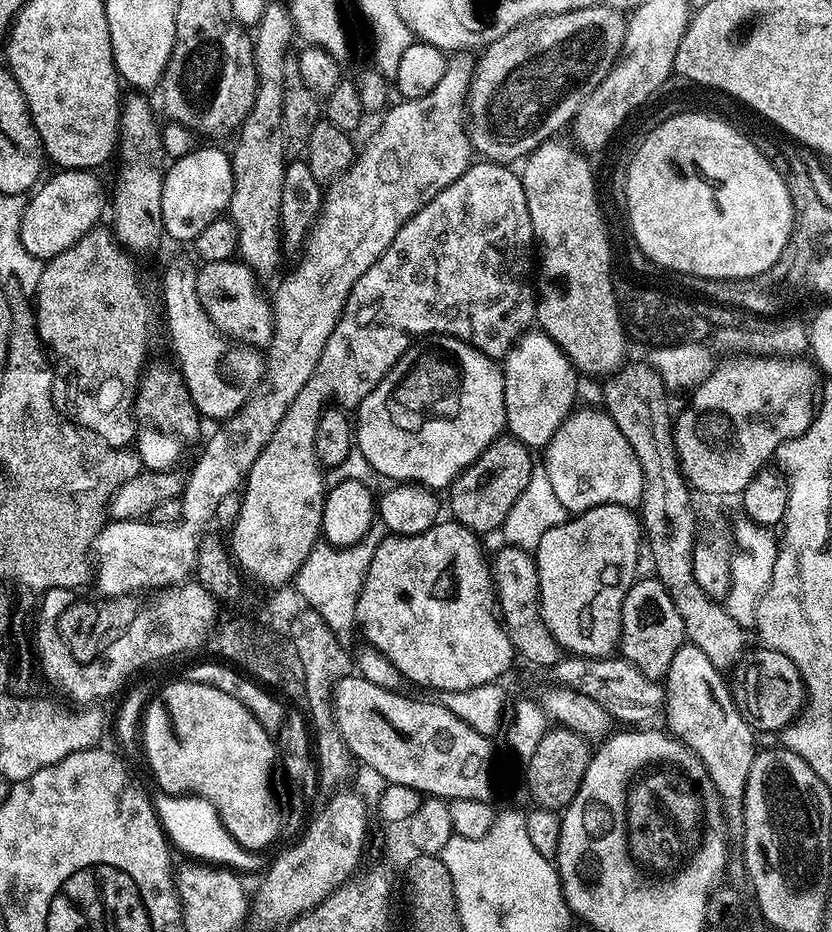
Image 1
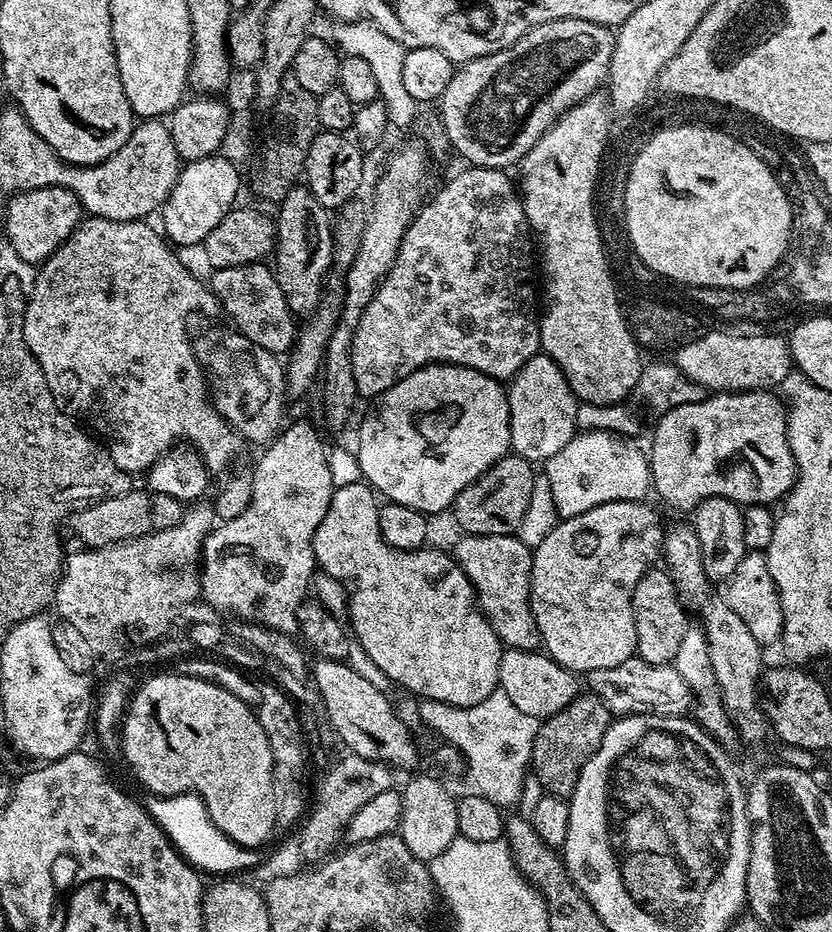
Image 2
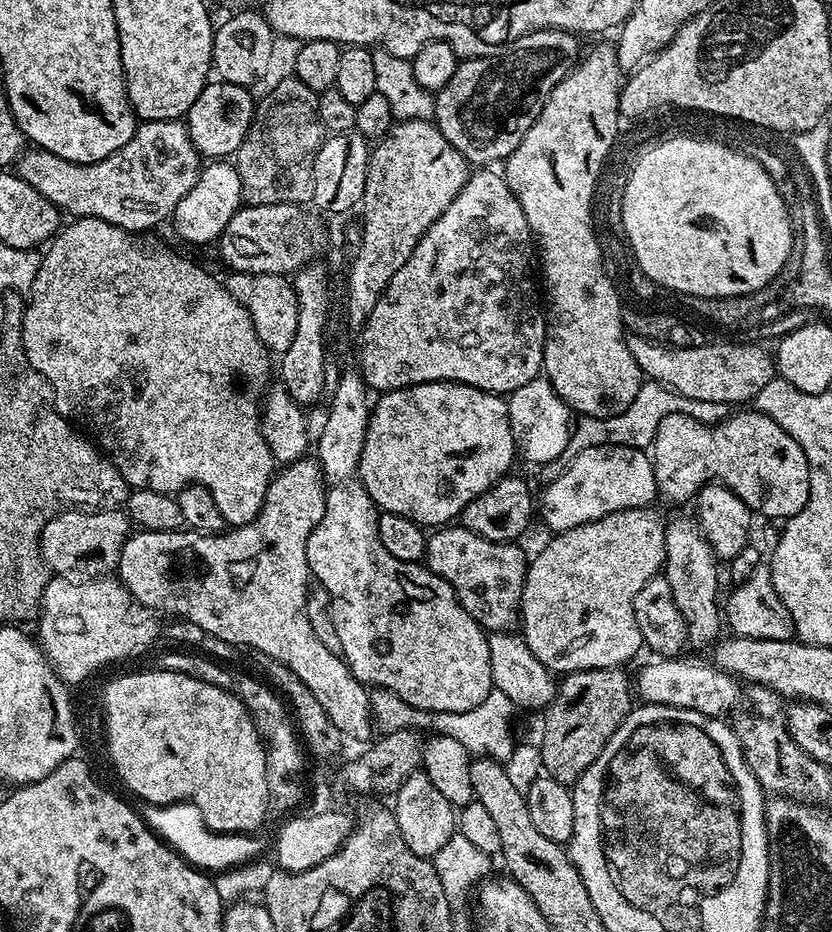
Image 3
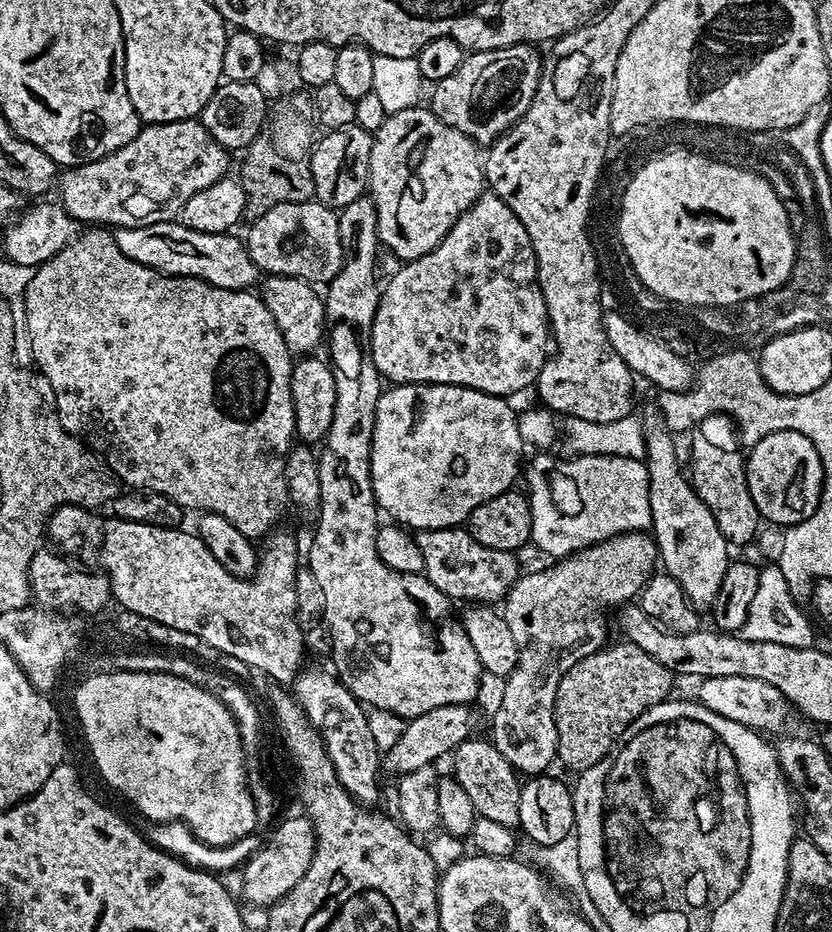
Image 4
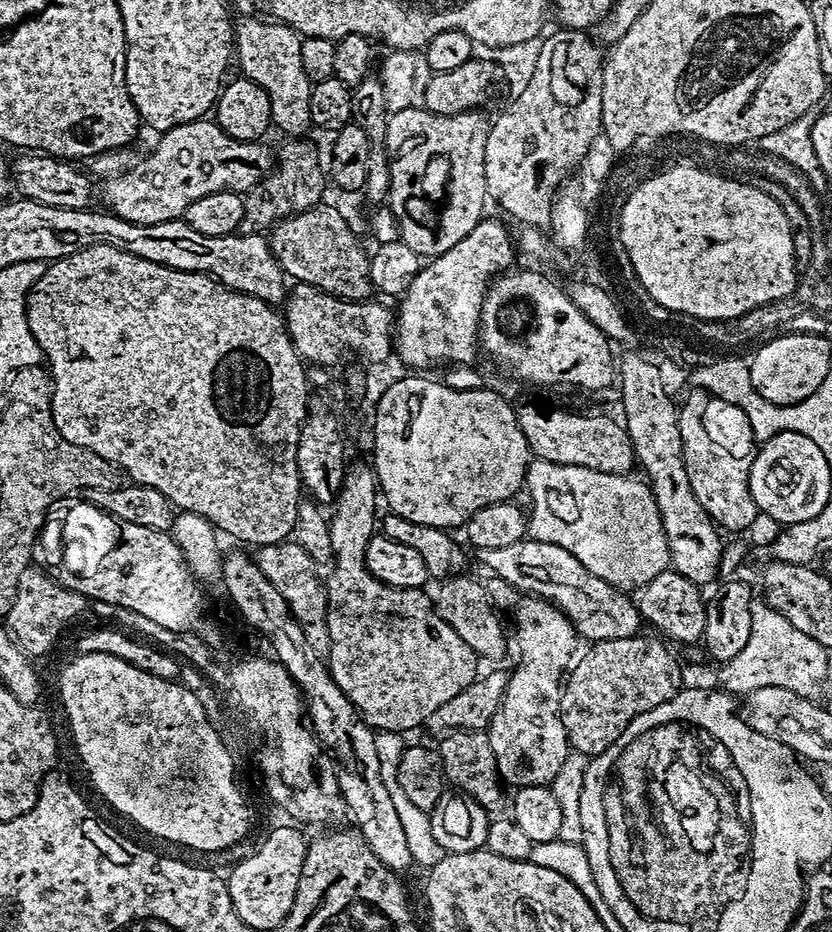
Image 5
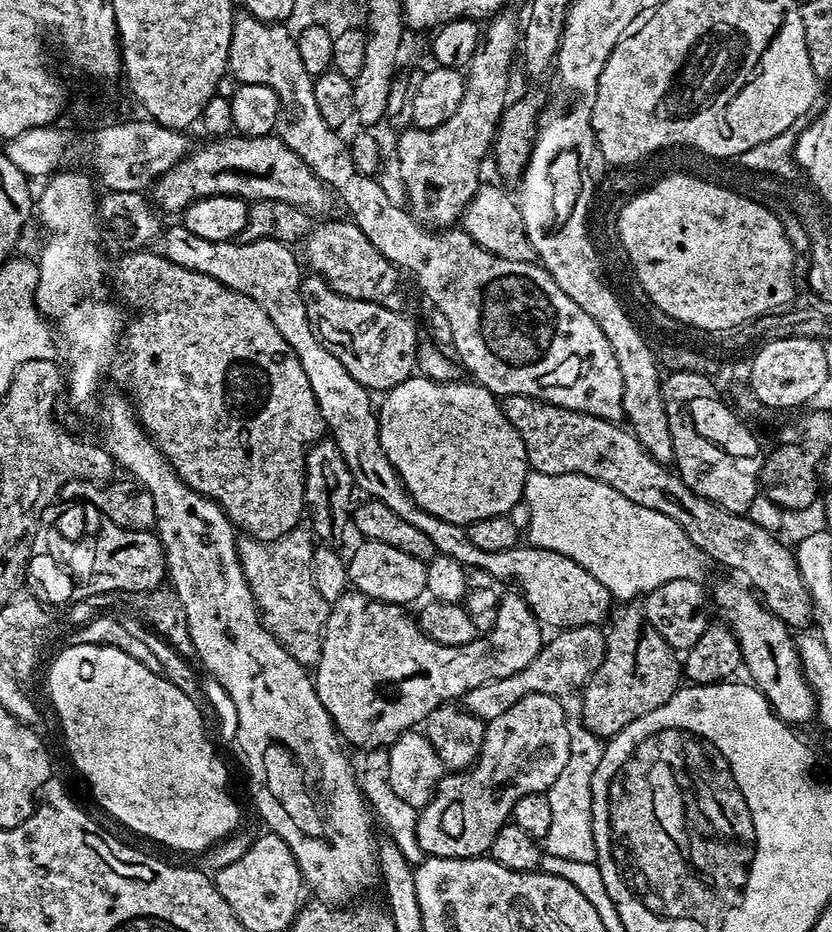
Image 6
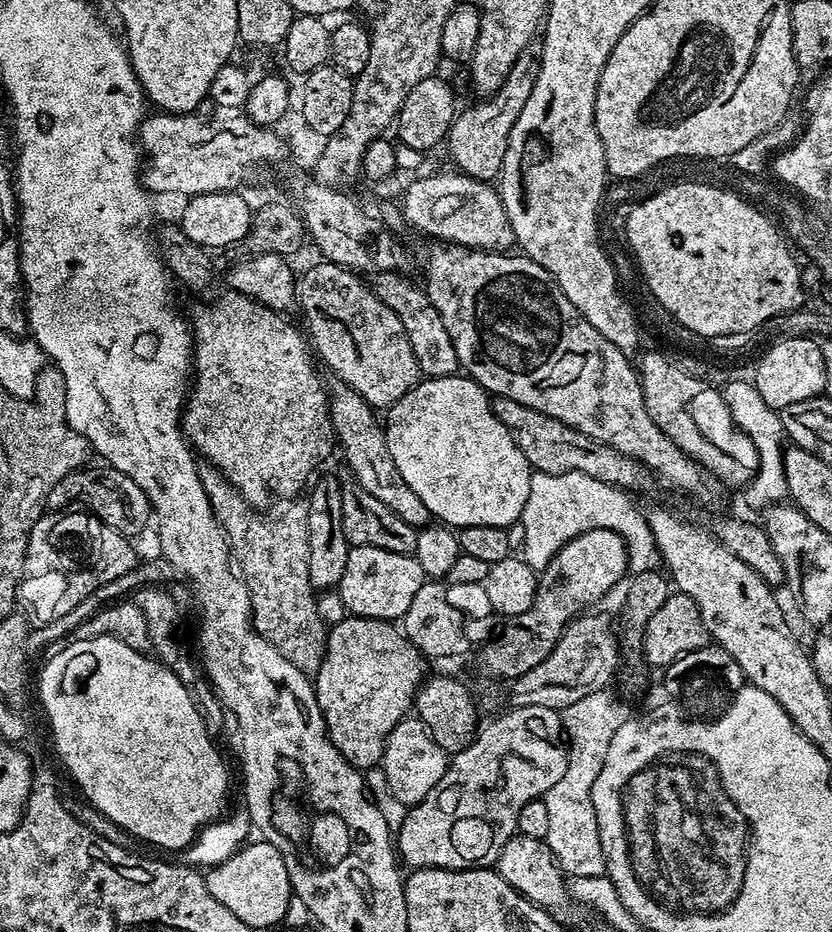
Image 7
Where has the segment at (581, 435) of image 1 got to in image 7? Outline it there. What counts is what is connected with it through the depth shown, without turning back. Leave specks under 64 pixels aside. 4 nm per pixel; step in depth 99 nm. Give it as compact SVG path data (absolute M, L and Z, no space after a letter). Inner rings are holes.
M533 471L530 478L530 498L526 498L522 517L522 522L526 526L522 559L535 570L544 570L552 561L553 554L562 550L562 546L566 546L566 542L578 538L578 534L586 534L590 530L614 530L624 540L628 551L628 567L632 572L651 572L659 569L662 559L654 542L654 534L648 525L647 515L643 511L639 512L632 500L633 497L623 488L615 488L606 482L598 482L598 478L590 478L581 472L555 476Z

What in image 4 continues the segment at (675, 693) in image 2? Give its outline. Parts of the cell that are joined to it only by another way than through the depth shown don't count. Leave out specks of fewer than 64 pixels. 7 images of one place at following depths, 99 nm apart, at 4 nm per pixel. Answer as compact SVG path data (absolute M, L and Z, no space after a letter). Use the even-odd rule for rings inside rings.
M727 676L726 678L703 678L697 684L700 684L694 693L697 704L706 706L706 710L714 710L714 714L722 714L722 718L730 722L738 722L747 728L754 728L761 734L787 733L791 729L788 727L798 720L791 702L781 692L774 690L770 682L762 682L758 678Z

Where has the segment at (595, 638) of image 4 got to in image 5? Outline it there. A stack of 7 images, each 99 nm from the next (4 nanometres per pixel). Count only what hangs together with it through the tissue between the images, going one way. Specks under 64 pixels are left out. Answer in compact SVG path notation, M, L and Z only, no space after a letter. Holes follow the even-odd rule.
M524 594L519 599L520 633L514 648L520 651L520 661L516 669L511 669L502 702L486 731L490 746L494 746L494 758L503 783L525 788L535 784L551 785L569 754L560 717L560 694L566 669L577 655L578 637L576 628L561 608L538 596Z

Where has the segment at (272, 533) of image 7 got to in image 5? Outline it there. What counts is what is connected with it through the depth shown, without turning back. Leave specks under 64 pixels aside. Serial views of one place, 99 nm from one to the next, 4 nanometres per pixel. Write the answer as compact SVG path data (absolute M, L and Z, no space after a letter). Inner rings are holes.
M295 542L270 544L255 549L256 565L266 574L266 578L274 580L274 590L286 600L286 606L292 611L292 616L302 626L310 646L314 646L314 654L321 658L328 654L328 589L322 579L321 569ZM285 568L288 572L280 572ZM280 572L280 573L276 573ZM321 572L321 576L320 576Z

